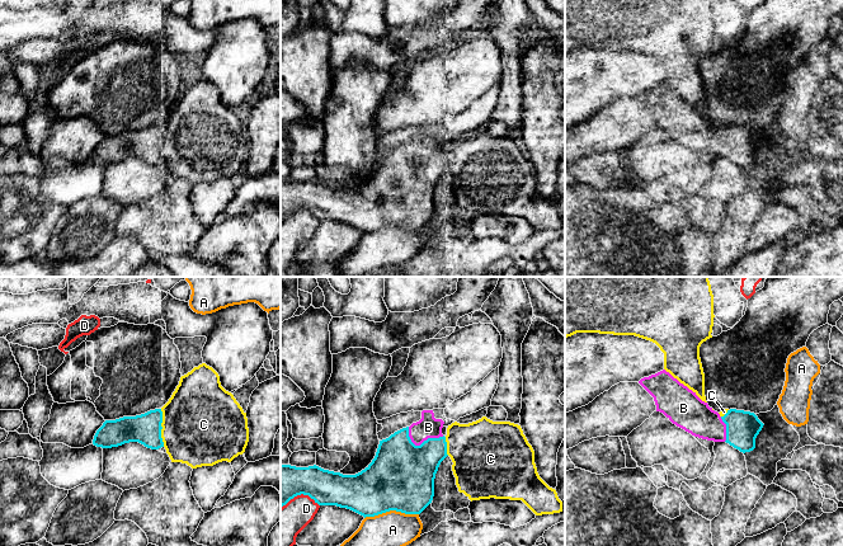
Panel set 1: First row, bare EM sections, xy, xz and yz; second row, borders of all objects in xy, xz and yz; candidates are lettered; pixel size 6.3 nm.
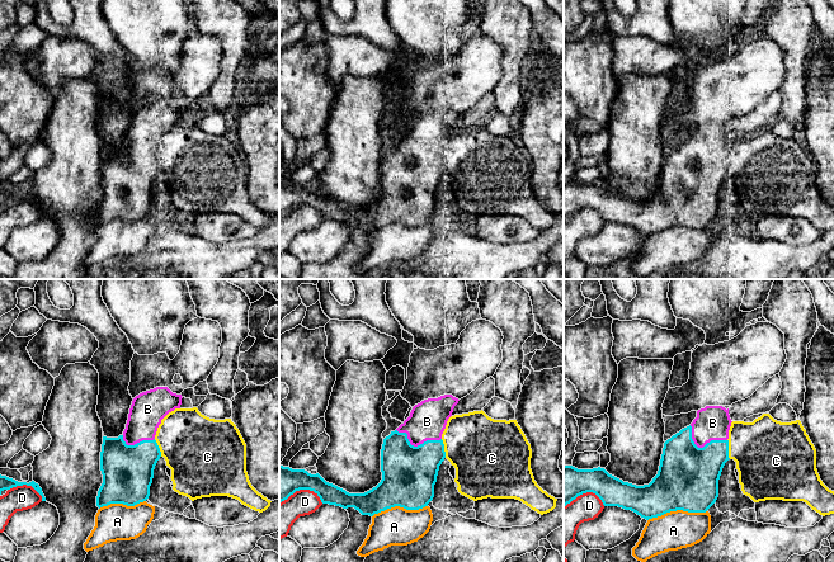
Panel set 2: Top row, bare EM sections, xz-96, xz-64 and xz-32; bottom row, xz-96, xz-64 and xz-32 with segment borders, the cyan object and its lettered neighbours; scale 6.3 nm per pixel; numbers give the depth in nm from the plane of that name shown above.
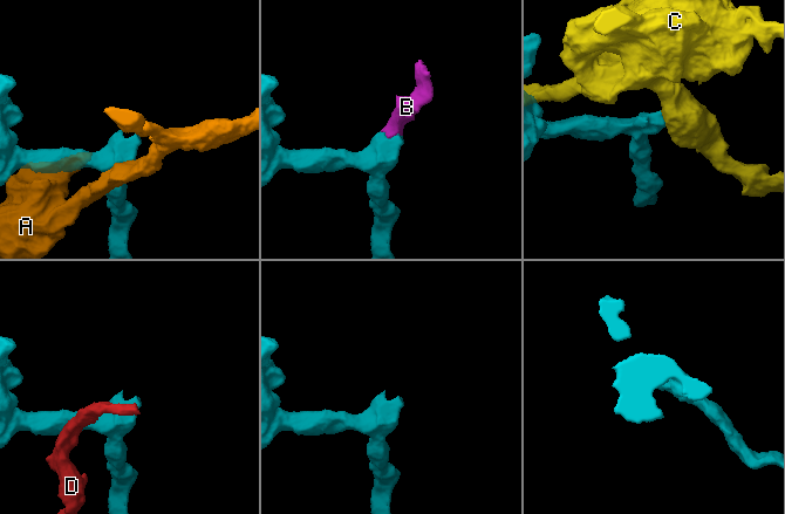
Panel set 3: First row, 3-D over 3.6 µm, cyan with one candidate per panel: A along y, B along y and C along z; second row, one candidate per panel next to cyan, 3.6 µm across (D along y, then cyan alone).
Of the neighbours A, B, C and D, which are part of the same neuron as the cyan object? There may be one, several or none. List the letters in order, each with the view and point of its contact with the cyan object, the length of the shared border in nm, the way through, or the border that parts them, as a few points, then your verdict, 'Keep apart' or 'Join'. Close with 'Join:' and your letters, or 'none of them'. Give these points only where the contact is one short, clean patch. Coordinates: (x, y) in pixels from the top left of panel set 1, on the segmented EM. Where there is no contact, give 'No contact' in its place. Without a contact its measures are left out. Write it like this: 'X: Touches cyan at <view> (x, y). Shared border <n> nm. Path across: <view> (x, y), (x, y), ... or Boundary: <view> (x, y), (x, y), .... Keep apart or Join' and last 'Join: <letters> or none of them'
A: Touches cyan at xz (391, 509). Shared border 340 nm. Keep apart
B: Touches cyan at xz (420, 445). Shared border 240 nm. Join
C: Touches cyan at xy (161, 428). Shared border 240 nm. Keep apart
D: Touches cyan at xz (300, 494). Shared border 240 nm. Boundary: xz (319, 504), (307, 495), (297, 494), (281, 508). Keep apart
Join: B

